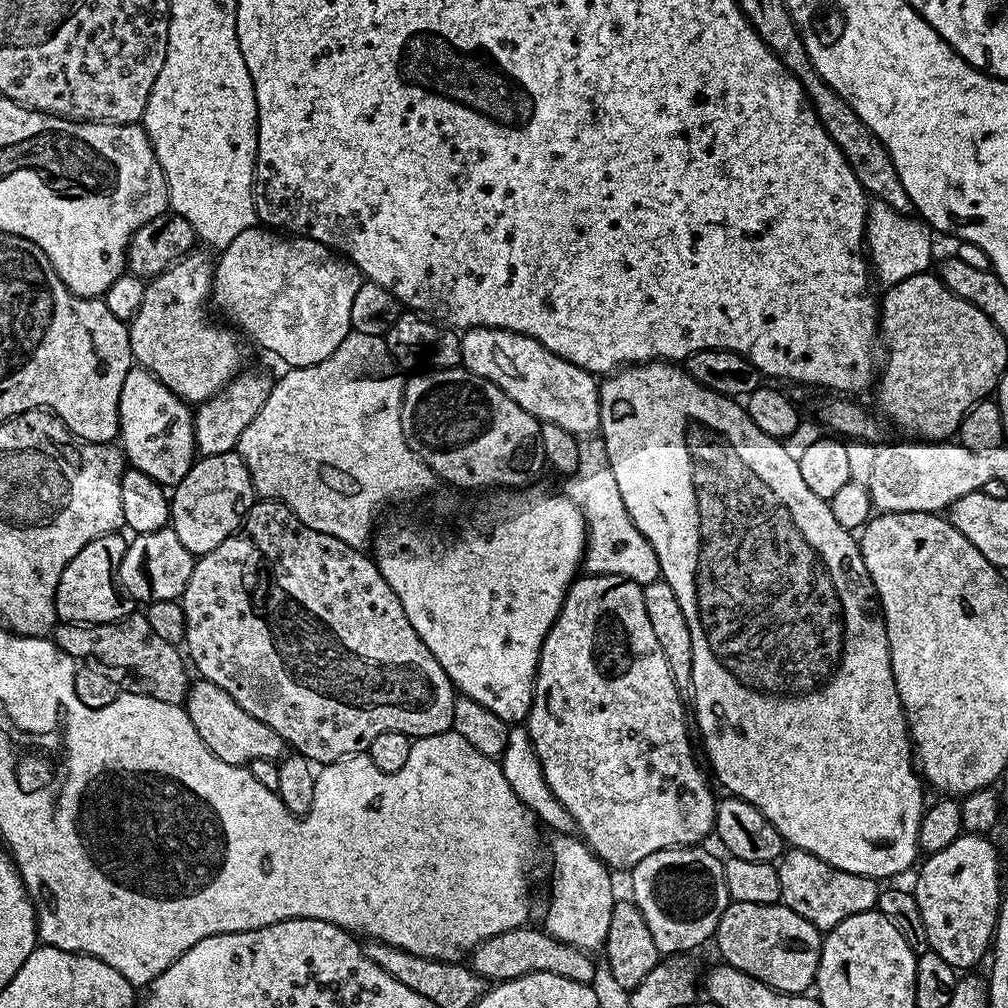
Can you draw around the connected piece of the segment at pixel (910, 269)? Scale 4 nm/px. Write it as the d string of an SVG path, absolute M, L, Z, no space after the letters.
M879 202L873 203L868 209L866 255L875 279L877 276L884 286L891 286L919 272L929 271L933 267L932 236L933 229L915 215L899 212Z

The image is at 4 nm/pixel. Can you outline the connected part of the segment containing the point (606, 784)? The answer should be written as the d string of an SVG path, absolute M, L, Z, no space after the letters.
M584 574L584 575L581 575L581 576L580 576L580 577L579 577L579 578L577 578L577 579L575 579L575 580L573 580L573 582L572 582L572 585L571 585L571 586L569 586L569 587L568 587L568 593L567 593L567 594L566 594L566 598L565 598L565 599L564 599L564 605L563 605L563 606L562 606L562 610L561 610L561 611L560 611L560 613L559 613L559 614L558 614L558 618L557 618L557 619L556 619L556 621L555 621L555 622L554 622L554 626L550 626L550 630L549 630L549 631L548 631L548 633L547 633L547 634L546 634L546 642L542 642L542 650L541 650L541 651L540 651L540 657L539 657L539 658L538 658L538 670L537 670L537 671L536 671L536 685L535 685L535 686L534 686L534 698L533 698L533 699L532 699L532 705L531 705L531 706L530 706L530 710L529 710L529 711L528 711L528 718L527 718L527 721L526 721L526 727L527 727L527 729L528 729L528 734L529 734L529 736L530 736L530 738L531 738L531 739L532 739L532 745L533 745L533 746L534 746L534 750L535 750L535 751L536 751L536 753L537 753L537 754L538 754L538 758L539 758L539 759L540 759L540 765L541 765L541 766L542 766L542 774L543 774L543 775L544 775L544 777L545 777L545 778L546 778L546 782L547 782L547 783L548 783L548 785L549 785L549 786L550 786L550 790L551 790L551 791L552 791L552 793L553 793L553 794L554 794L554 798L555 798L555 799L556 799L556 800L557 800L557 801L558 801L558 802L562 802L562 806L566 806L566 810L570 810L570 814L571 814L571 815L572 815L572 817L573 817L573 818L574 818L574 822L575 822L575 823L576 823L576 826L577 826L577 829L578 829L578 832L579 832L579 835L580 835L580 836L581 836L581 837L582 837L582 839L583 839L583 841L584 841L584 843L585 843L585 844L587 844L587 845L588 845L588 847L589 847L589 848L591 848L591 849L592 849L592 853L593 853L593 854L594 854L594 855L595 855L595 856L597 856L597 857L598 857L598 859L599 859L599 860L600 860L600 861L602 861L602 862L603 862L603 864L607 864L607 865L608 865L608 867L609 867L609 869L612 869L612 870L617 870L617 869L616 869L616 868L624 868L624 870L630 870L630 869L632 869L632 868L633 868L633 867L634 867L634 866L635 866L635 865L636 865L636 864L637 864L637 863L638 863L638 862L642 862L642 858L650 858L650 854L654 854L654 853L655 853L655 852L657 852L657 851L658 851L658 850L666 850L666 849L667 849L667 848L686 848L686 847L689 847L689 846L696 846L696 845L699 845L699 844L700 844L700 843L701 843L701 842L704 842L704 839L706 839L706 838L707 838L707 836L708 836L708 835L709 835L709 836L710 836L710 837L711 837L711 836L712 836L712 835L713 835L713 832L714 832L714 829L715 829L715 826L716 826L716 806L717 806L717 803L718 803L718 800L717 800L717 797L715 797L715 798L714 798L714 797L712 797L712 788L713 788L713 785L712 785L712 784L711 784L711 783L710 783L710 780L709 780L709 777L708 777L708 776L707 776L707 775L706 775L706 772L705 772L705 776L706 776L706 777L704 777L704 772L703 772L703 770L702 770L702 769L700 769L700 764L699 764L699 762L698 762L698 761L696 761L696 756L695 756L695 754L694 754L694 753L692 753L692 740L691 740L691 738L690 738L690 737L688 737L688 728L689 728L689 732L690 732L690 720L689 720L689 717L688 717L688 720L687 720L687 718L686 718L686 717L684 717L684 708L685 708L685 712L686 712L686 704L685 704L685 701L684 701L684 704L683 704L683 702L682 702L682 701L680 701L680 696L682 696L682 692L681 692L681 689L679 689L679 688L677 688L677 686L676 686L676 683L675 683L675 682L674 682L674 678L673 678L673 677L672 677L672 675L671 675L671 674L670 674L670 666L666 666L666 657L664 657L664 655L663 655L663 654L662 654L662 646L658 646L658 637L656 637L656 635L655 635L655 634L654 634L654 630L653 630L653 628L651 628L651 627L650 627L650 614L646 614L646 598L645 598L645 597L644 597L644 589L643 589L643 587L642 587L642 586L641 586L641 585L640 585L640 584L639 584L639 583L638 583L638 582L634 582L634 581L633 581L633 580L630 580L630 579L628 579L628 577L627 577L627 576L593 576L593 575L591 575L591 574Z

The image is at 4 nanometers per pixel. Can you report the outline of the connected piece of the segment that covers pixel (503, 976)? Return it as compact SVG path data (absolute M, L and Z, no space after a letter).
M532 927L506 930L482 942L478 947L472 949L470 966L483 980L489 982L513 980L535 972L558 974L558 978L570 978L570 982L582 982L583 984L592 984L595 981L596 964L592 961L595 959L589 953L554 938L549 932L545 932L543 927Z

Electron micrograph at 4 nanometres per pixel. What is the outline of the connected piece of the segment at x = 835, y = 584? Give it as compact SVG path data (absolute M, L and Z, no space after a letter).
M649 362L649 363L646 363L646 364L634 364L634 365L631 365L631 366L624 366L624 367L621 367L621 368L620 368L620 369L619 369L619 371L617 371L617 372L616 372L616 373L615 373L615 374L612 374L612 375L609 375L609 376L608 376L608 377L607 377L607 379L605 379L605 380L608 380L608 381L606 381L606 382L605 382L605 381L603 381L603 383L601 383L601 384L600 384L600 430L599 430L599 435L600 435L600 436L601 436L601 437L602 437L602 439L603 439L603 440L604 440L604 442L605 442L605 444L606 444L606 454L607 454L607 455L608 455L608 457L609 457L609 458L610 458L610 470L614 470L614 478L615 478L615 479L616 479L616 480L617 480L617 482L618 482L618 490L619 490L619 492L620 492L620 493L621 493L621 494L622 494L622 502L626 502L626 510L627 510L627 511L628 511L628 513L629 513L629 514L630 514L630 518L631 518L631 519L632 519L632 521L633 521L633 522L634 522L634 526L638 526L638 530L642 530L642 534L643 534L643 535L644 535L644 536L645 536L645 537L646 537L646 539L647 539L647 540L648 540L648 541L649 541L649 542L650 542L650 546L654 546L654 554L658 554L658 562L659 562L659 563L660 563L660 575L661 575L661 577L662 577L662 578L663 578L663 580L664 580L664 581L666 581L666 582L667 582L667 583L668 583L668 584L669 584L669 585L670 585L670 587L671 587L671 588L672 588L672 589L673 589L673 590L674 590L674 595L676 595L676 597L677 597L677 598L678 598L678 602L679 602L679 604L680 604L680 605L681 605L681 606L682 606L682 614L686 614L686 623L688 623L688 625L690 625L690 642L691 642L691 644L692 644L692 645L693 645L693 646L694 646L694 670L693 670L693 671L692 671L692 686L691 686L691 689L690 689L690 695L692 695L692 704L691 704L691 700L690 700L690 708L691 708L691 711L692 711L692 708L693 708L693 710L694 710L694 711L696 711L696 720L695 720L695 716L694 716L694 728L695 728L695 731L696 731L696 728L697 728L697 730L698 730L698 731L700 731L700 736L701 736L701 738L702 738L702 739L704 739L704 752L705 752L705 754L706 754L706 755L708 755L708 760L709 760L709 762L710 762L710 763L712 763L712 772L713 772L713 773L712 773L712 772L711 772L711 775L712 775L712 776L713 776L713 777L714 777L714 780L715 780L715 776L714 776L714 775L716 775L716 780L717 780L717 781L716 781L716 780L715 780L715 783L716 783L716 784L717 784L717 785L719 785L719 784L718 784L718 783L720 783L720 784L721 784L721 786L722 786L722 787L724 787L724 788L725 788L725 790L726 790L726 791L725 791L725 793L727 793L727 795L728 795L728 796L736 796L736 797L738 797L738 798L739 798L739 799L740 799L740 800L745 800L745 801L746 801L746 802L750 802L750 806L754 806L754 807L755 807L755 808L757 808L757 809L758 809L758 811L759 811L759 812L761 812L761 813L762 813L762 814L763 814L763 816L765 816L765 817L766 817L766 819L768 819L768 820L769 820L769 821L770 821L770 822L771 822L771 824L772 824L772 825L773 825L773 826L774 826L774 830L778 830L778 834L779 834L779 835L780 835L780 836L781 836L781 838L782 838L782 839L784 839L784 843L785 843L785 845L788 845L788 846L791 846L791 847L792 847L792 848L800 848L800 849L801 849L801 850L803 850L803 852L809 852L809 853L810 853L810 854L814 854L814 855L815 855L815 856L817 856L817 857L818 857L818 858L822 858L822 862L826 862L826 863L827 863L827 864L829 864L829 865L830 865L830 866L834 866L834 867L835 867L835 868L837 868L837 869L838 869L838 870L846 870L846 871L847 871L847 872L849 872L849 873L850 873L850 874L862 874L862 875L863 875L863 876L871 876L871 877L873 877L873 878L881 878L881 877L880 877L880 876L896 876L896 875L898 875L898 874L899 874L899 872L904 872L904 871L906 871L906 870L907 870L907 868L908 868L908 867L910 867L910 866L911 866L911 864L912 864L912 863L914 863L914 864L913 864L913 865L915 865L915 864L916 864L916 863L917 863L917 860L916 860L916 856L917 856L917 857L918 857L918 849L919 849L919 846L920 846L920 843L919 843L919 842L918 842L918 830L919 830L919 829L920 829L920 820L921 820L921 818L922 818L922 817L923 817L923 816L924 816L924 809L925 809L925 807L926 807L926 799L925 799L925 800L924 800L924 788L925 788L925 785L924 785L924 784L923 784L923 783L922 783L922 776L921 776L921 773L920 773L920 772L919 772L919 771L918 771L918 768L917 768L917 765L916 765L916 764L915 764L915 763L914 763L914 749L913 749L913 747L912 747L912 738L911 738L911 736L909 736L909 735L908 735L908 723L907 723L907 722L906 722L906 718L905 718L905 717L904 717L904 707L903 707L903 706L902 706L902 702L901 702L901 701L900 701L900 699L899 699L899 698L898 698L898 686L894 686L894 670L893 670L893 669L892 669L892 667L891 667L891 666L890 666L890 642L889 642L889 641L888 641L888 639L887 639L887 638L886 638L886 626L885 626L885 625L884 625L884 614L883 614L883 612L881 612L881 610L880 610L880 600L879 600L879 599L878 599L878 597L876 597L876 587L875 587L875 586L874 586L874 582L873 582L873 581L872 581L872 579L871 579L871 578L870 578L870 574L869 574L869 573L868 573L868 571L867 571L867 570L866 570L866 562L862 562L862 554L861 554L861 553L860 553L860 545L859 545L859 543L858 543L858 540L857 540L857 537L856 537L856 536L855 536L855 535L853 535L853 533L850 533L850 532L847 532L847 531L846 531L846 530L845 530L845 529L844 529L844 527L842 527L842 526L841 526L841 525L839 525L839 523L838 523L838 522L837 522L837 521L836 521L836 519L834 519L834 513L832 513L832 511L831 511L831 510L830 510L830 506L829 506L829 505L828 505L828 501L826 501L826 500L823 500L823 499L822 499L822 498L818 498L818 494L813 494L813 493L812 493L812 491L810 491L810 489L808 489L808 487L806 487L806 482L805 482L805 481L804 481L804 479L803 479L803 478L802 478L802 474L801 474L801 472L800 472L800 471L798 471L798 462L797 462L797 461L794 461L794 459L792 459L792 458L790 458L790 457L789 457L789 455L788 455L788 454L786 454L786 450L785 450L785 449L784 449L784 445L783 445L783 443L781 443L781 441L779 441L779 440L776 440L776 439L774 439L774 437L772 437L772 436L768 436L768 435L767 435L767 434L765 434L765 432L763 432L763 431L762 431L762 430L758 430L758 426L754 426L754 422L753 422L753 421L752 421L752 420L751 420L751 419L750 419L750 417L748 417L748 410L747 410L747 407L745 407L745 405L744 405L744 404L743 404L743 403L740 403L740 402L737 402L737 401L736 401L736 400L735 400L735 399L733 399L733 397L731 397L731 396L723 396L723 395L722 395L722 394L718 394L718 393L717 393L717 392L715 392L715 391L714 391L714 390L710 390L710 389L709 389L709 388L707 388L707 387L706 387L706 386L702 386L702 385L701 385L701 384L700 384L700 383L698 383L698 381L697 381L697 380L695 380L695 378L694 378L694 377L692 377L692 375L691 375L691 374L690 374L690 373L689 373L689 372L688 372L688 371L687 371L687 370L685 370L685 369L684 369L684 368L683 368L683 367L681 367L681 365L680 365L680 364L679 364L679 363L676 363L676 362Z

